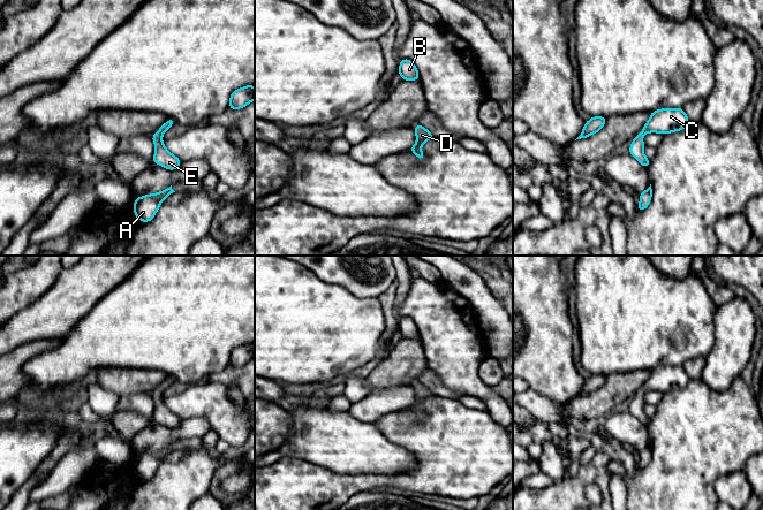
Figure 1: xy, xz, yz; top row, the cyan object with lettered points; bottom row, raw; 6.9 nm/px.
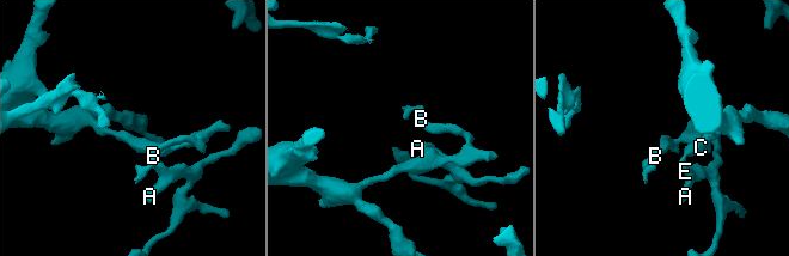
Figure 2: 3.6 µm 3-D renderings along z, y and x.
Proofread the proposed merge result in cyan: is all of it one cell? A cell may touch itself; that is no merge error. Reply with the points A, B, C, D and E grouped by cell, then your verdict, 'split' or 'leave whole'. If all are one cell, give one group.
groups A B C D E; leave whole

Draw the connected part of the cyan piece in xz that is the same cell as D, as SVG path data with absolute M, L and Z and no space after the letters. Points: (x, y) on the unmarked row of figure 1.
M416 382L414 385L414 388L415 388L415 391L416 391L416 401L415 401L414 404L411 404L409 406L409 409L411 409L413 411L415 411L416 414L420 418L423 418L423 417L425 417L425 412L422 411L421 405L423 404L423 402L425 399L428 399L429 397L432 397L435 395L433 395L433 393L428 387L425 387L421 382Z

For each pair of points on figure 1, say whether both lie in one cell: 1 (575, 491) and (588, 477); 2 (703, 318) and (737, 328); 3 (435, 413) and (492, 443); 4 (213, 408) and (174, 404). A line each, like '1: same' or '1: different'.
1: same
2: different
3: same
4: same

